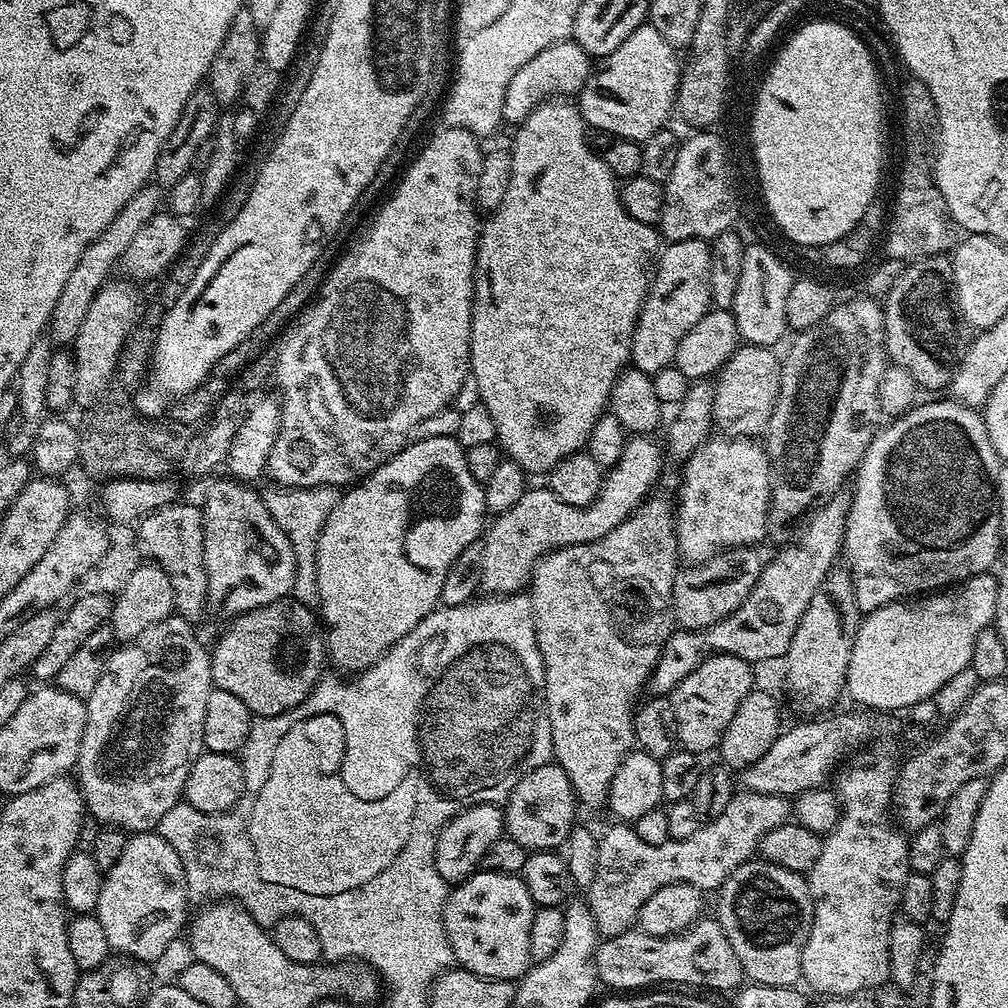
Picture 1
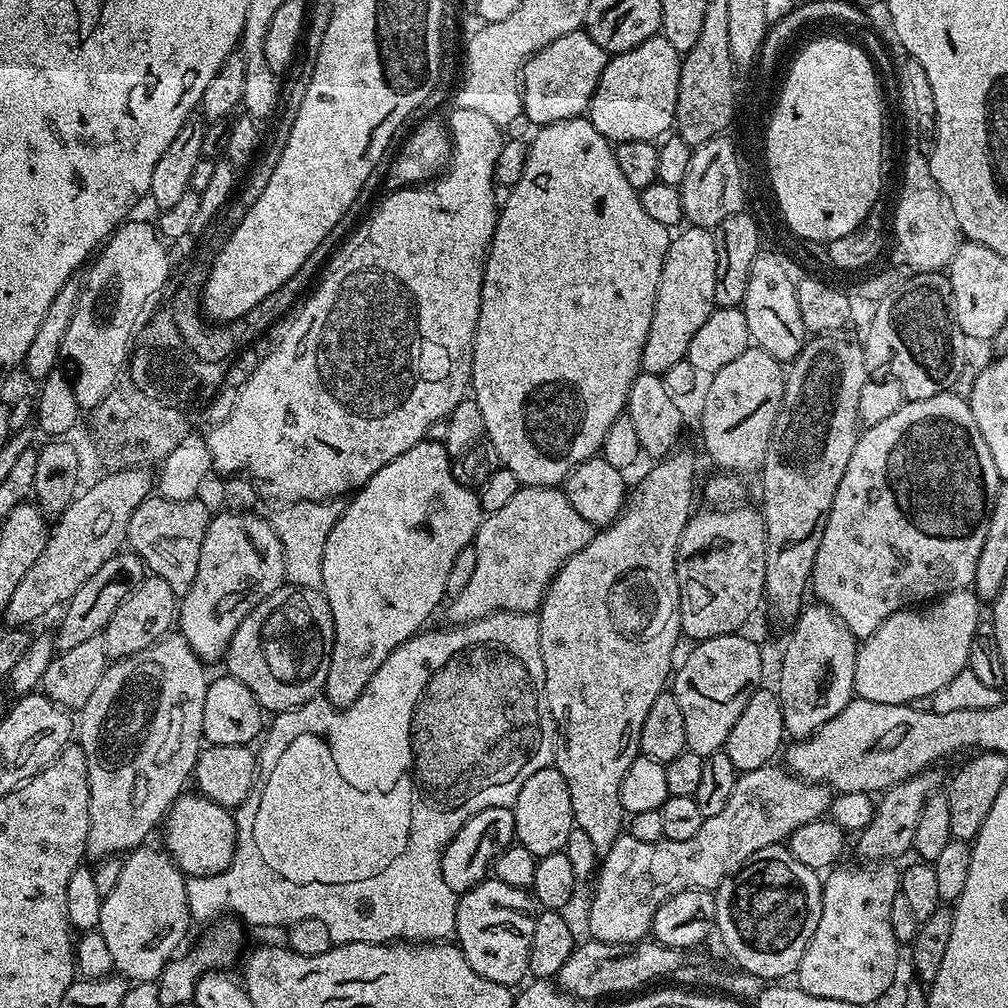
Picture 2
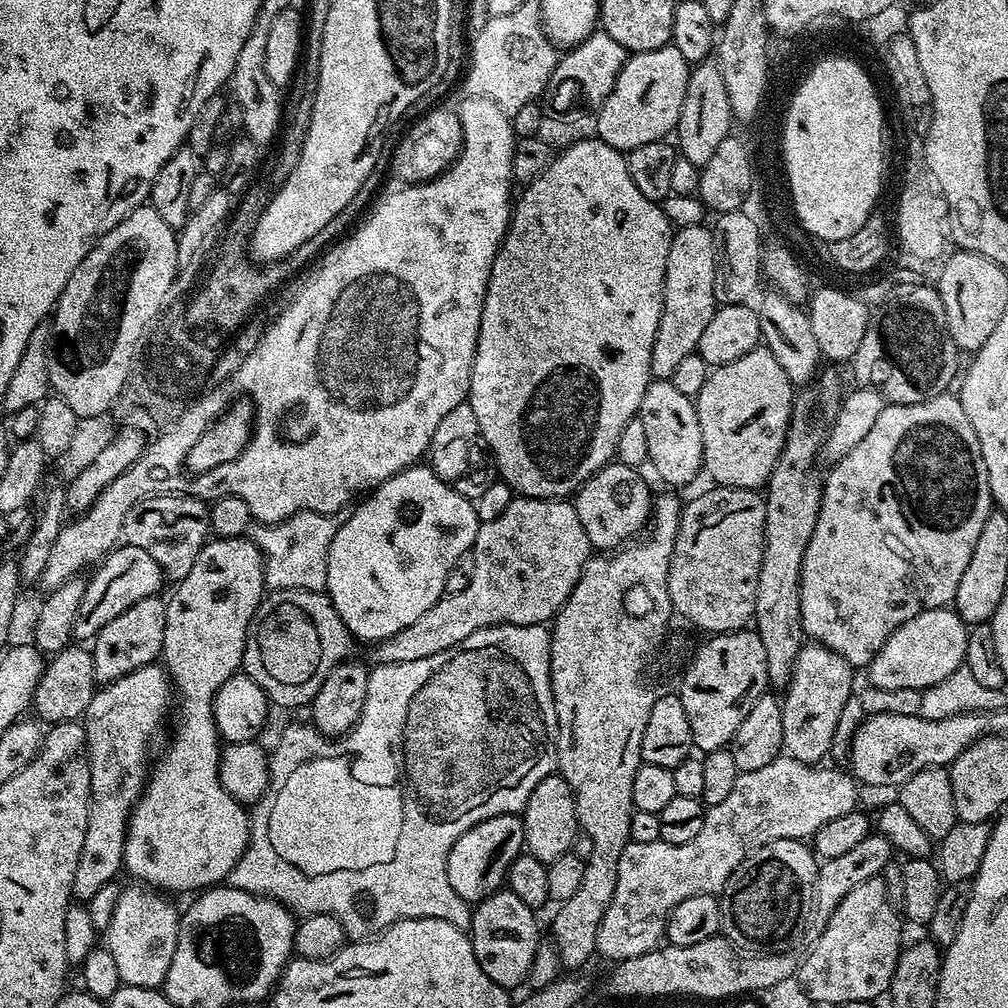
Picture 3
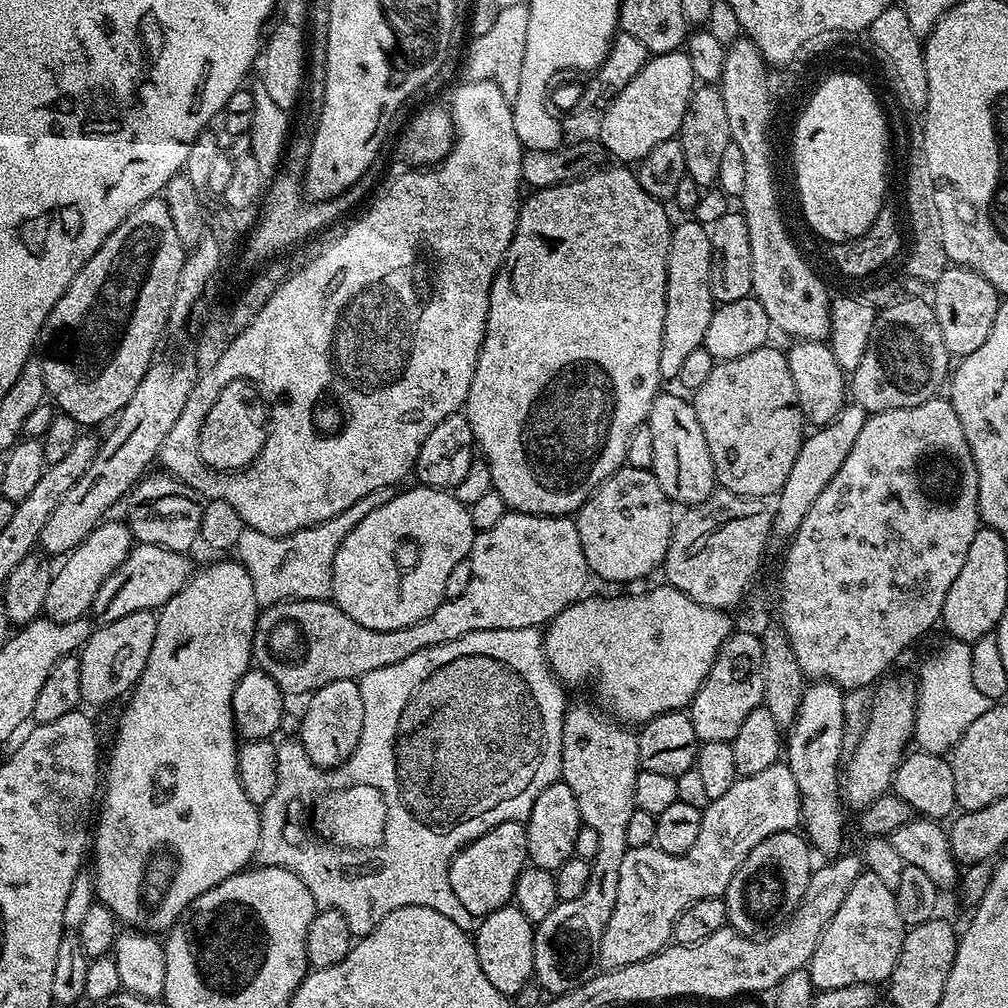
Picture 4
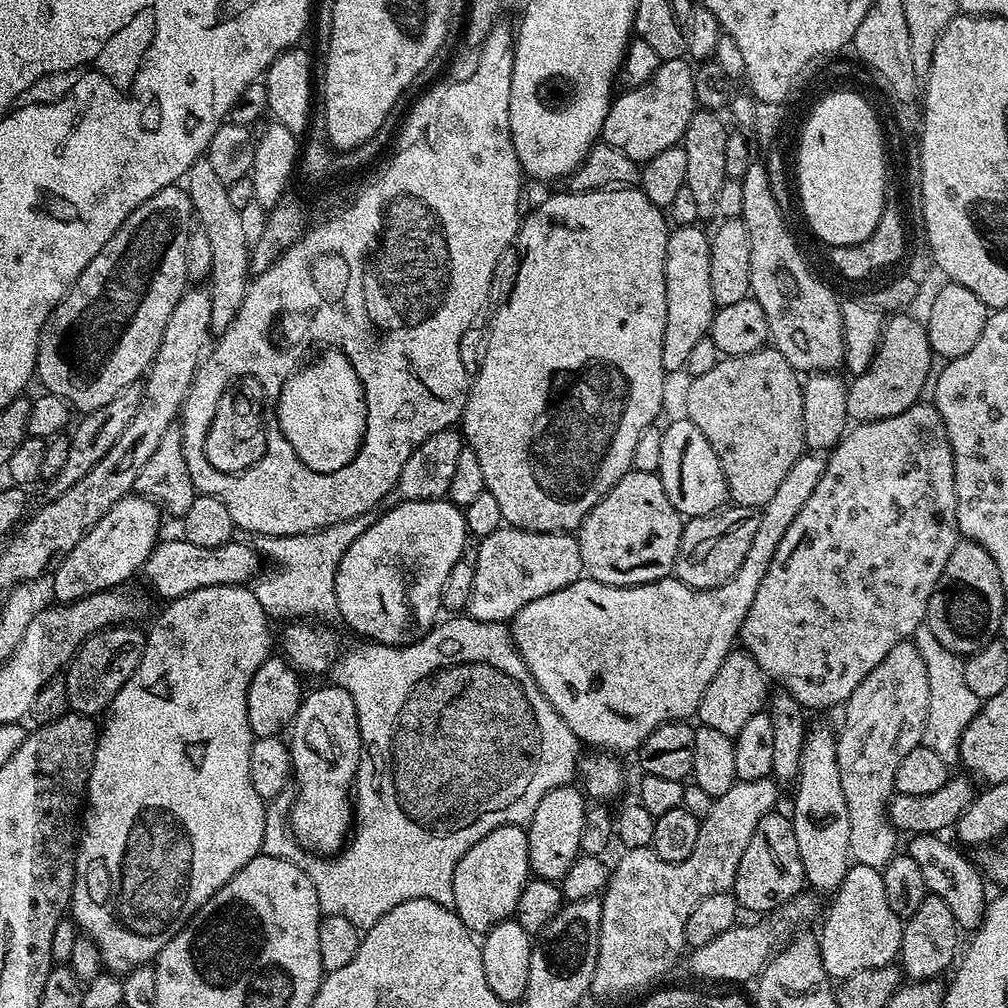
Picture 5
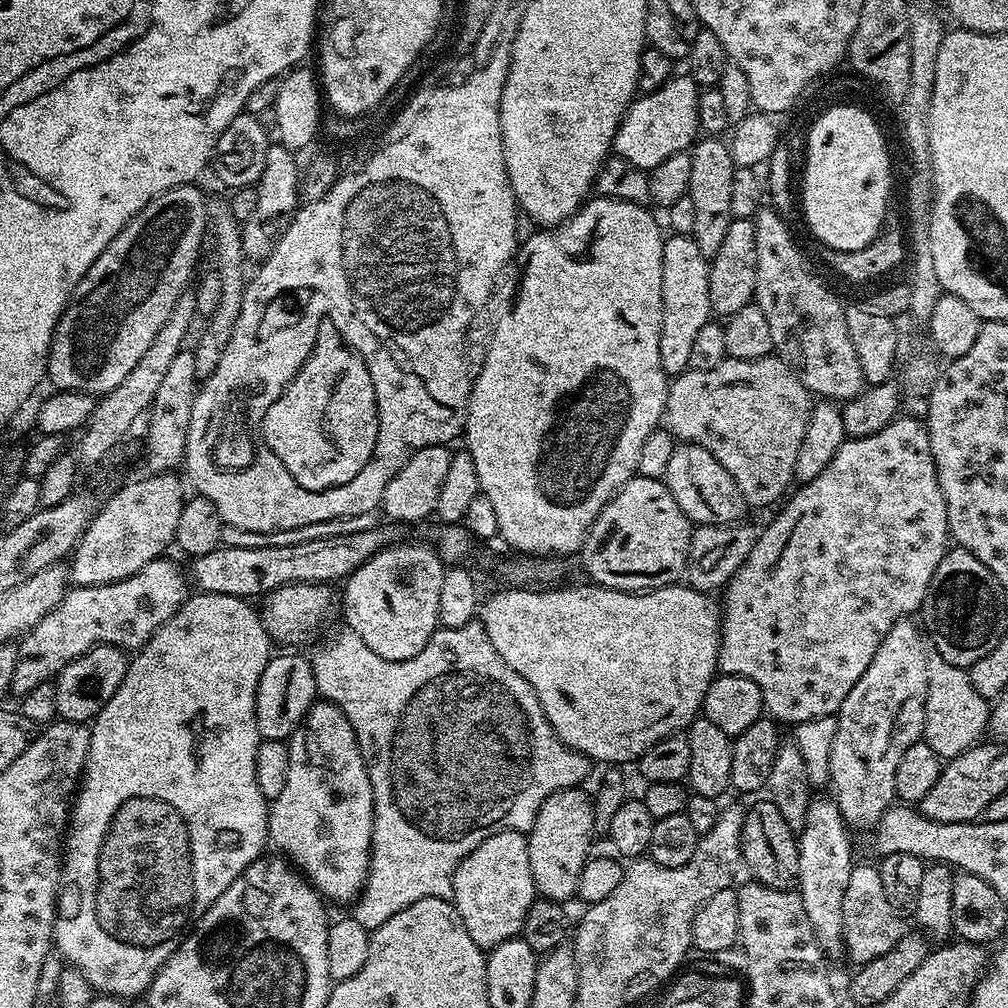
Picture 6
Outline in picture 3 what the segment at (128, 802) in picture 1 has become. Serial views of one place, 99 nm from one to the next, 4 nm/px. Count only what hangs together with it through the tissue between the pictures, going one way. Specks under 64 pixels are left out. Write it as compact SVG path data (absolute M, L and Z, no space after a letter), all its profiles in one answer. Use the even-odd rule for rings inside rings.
M153 662L97 687L90 706L86 706L82 723L90 762L92 801L88 807L86 842L82 842L78 870L74 870L72 895L77 901L94 898L102 886L113 883L116 875L121 875L128 818L150 772L148 743L168 708L168 699L173 699L173 692L167 671Z

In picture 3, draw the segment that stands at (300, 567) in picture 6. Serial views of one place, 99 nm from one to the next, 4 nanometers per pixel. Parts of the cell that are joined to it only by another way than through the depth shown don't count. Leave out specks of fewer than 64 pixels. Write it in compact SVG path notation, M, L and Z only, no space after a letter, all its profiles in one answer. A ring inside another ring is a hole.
M127 542L112 549L103 560L99 561L96 573L87 577L82 594L82 603L78 606L78 614L72 627L73 637L80 642L91 641L106 622L114 622L122 610L130 610L134 602L142 602L142 598L155 596L166 584L164 572L158 562L146 550ZM85 640L85 641L84 641Z

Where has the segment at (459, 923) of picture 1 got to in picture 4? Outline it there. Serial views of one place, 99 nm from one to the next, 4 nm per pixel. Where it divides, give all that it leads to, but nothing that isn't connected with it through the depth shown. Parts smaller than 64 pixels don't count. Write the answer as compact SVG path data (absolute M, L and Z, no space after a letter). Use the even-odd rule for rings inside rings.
M515 906L499 908L479 921L474 932L474 943L478 954L478 966L482 966L482 974L490 978L494 990L498 990L505 998L515 997L522 986L533 979L534 973L534 925L528 921L526 914Z

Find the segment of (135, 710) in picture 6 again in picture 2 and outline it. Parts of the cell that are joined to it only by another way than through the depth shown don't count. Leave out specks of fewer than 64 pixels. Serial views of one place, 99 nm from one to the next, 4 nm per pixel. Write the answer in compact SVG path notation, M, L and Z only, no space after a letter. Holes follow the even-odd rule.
M220 510L208 522L206 538L202 538L202 554L198 554L198 574L194 574L194 582L190 590L178 604L178 632L184 636L194 654L205 662L225 659L230 642L234 638L234 630L274 590L278 590L285 583L284 555L282 542L278 542L278 534L274 534L271 523L255 511L234 512ZM181 794L162 821L168 856L185 877L213 876L230 866L236 853L236 821L229 809L199 794Z

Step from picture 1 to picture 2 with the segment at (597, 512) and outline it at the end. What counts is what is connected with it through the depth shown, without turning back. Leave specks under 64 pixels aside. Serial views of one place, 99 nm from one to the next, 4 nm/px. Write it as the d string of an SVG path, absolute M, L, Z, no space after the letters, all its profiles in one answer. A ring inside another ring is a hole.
M521 486L502 510L481 519L474 541L478 554L474 575L462 594L447 601L447 623L472 624L493 612L535 613L560 567L590 543L593 535L594 526L568 504L559 487Z

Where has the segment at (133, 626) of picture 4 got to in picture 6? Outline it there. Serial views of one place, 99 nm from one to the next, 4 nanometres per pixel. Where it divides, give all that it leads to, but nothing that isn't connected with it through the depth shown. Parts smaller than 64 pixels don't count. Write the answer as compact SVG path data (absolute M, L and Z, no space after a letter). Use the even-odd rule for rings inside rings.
M95 644L86 650L74 662L70 662L58 673L56 685L56 714L61 720L88 724L95 720L97 714L114 698L114 690L122 686L130 656L125 649L115 648L113 644Z

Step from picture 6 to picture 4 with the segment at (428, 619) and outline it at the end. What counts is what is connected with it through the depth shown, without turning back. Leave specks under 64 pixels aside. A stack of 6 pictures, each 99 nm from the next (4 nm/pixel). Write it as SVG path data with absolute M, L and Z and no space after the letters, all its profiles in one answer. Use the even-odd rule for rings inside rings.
M405 487L404 492L398 494L398 498L390 498L390 502L386 502L386 506L378 506L374 510L370 510L370 514L366 514L366 518L362 518L362 522L358 522L358 526L354 526L354 530L350 530L350 534L346 534L346 538L338 546L338 554L334 554L331 599L346 614L350 614L350 618L354 618L354 622L358 622L358 626L366 626L370 630L398 630L402 626L414 626L414 622L422 622L422 618L434 614L434 610L439 604L444 603L446 578L450 575L450 570L454 570L454 566L458 566L458 562L467 560L471 553L477 531L472 525L472 519L468 513L469 505L458 502L458 498L451 491L445 489L415 487Z

